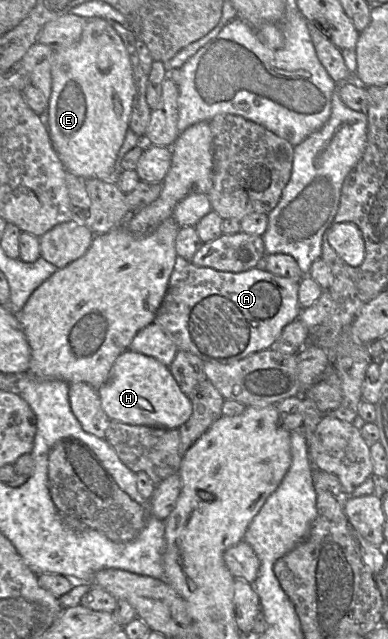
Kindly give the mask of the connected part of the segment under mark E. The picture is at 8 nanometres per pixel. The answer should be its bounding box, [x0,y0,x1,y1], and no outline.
[46,18,135,180]

